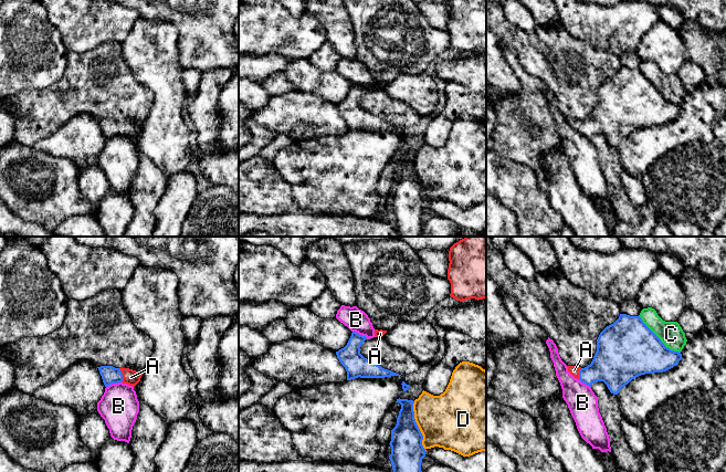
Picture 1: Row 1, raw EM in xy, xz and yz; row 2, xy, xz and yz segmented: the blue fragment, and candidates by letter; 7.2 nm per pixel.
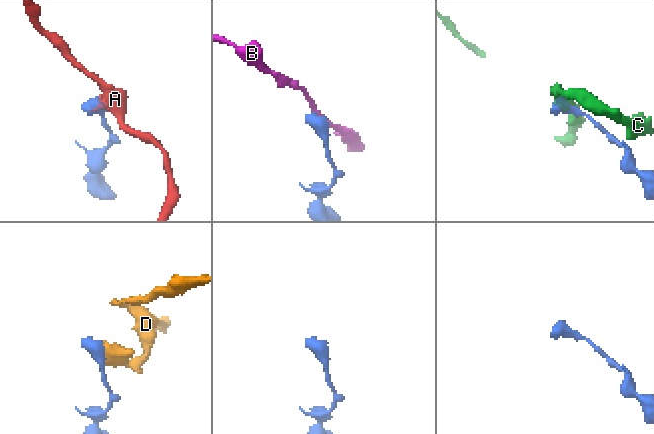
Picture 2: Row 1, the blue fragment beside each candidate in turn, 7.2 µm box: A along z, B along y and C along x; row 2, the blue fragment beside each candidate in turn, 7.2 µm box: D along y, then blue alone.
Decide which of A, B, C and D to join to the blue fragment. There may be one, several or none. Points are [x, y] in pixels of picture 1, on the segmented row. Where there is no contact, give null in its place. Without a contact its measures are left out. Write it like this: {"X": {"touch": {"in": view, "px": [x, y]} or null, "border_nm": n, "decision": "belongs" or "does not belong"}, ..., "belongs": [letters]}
{"A": {"touch": {"in": "xy", "px": [122, 375]}, "border_nm": 110, "decision": "belongs"}, "B": {"touch": {"in": "xz", "px": [360, 335]}, "border_nm": 130, "decision": "does not belong"}, "C": {"touch": {"in": "yz", "px": [658, 337]}, "border_nm": 400, "decision": "does not belong"}, "D": {"touch": {"in": "xz", "px": [417, 426]}, "border_nm": 360, "decision": "does not belong"}, "belongs": ["A"]}

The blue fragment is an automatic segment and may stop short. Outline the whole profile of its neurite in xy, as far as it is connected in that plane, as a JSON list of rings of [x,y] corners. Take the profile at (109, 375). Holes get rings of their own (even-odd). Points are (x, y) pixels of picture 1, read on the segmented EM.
[[[101,366],[97,368],[105,387],[118,382],[135,387],[143,376],[143,371],[136,371],[129,368],[115,368],[113,366]]]

